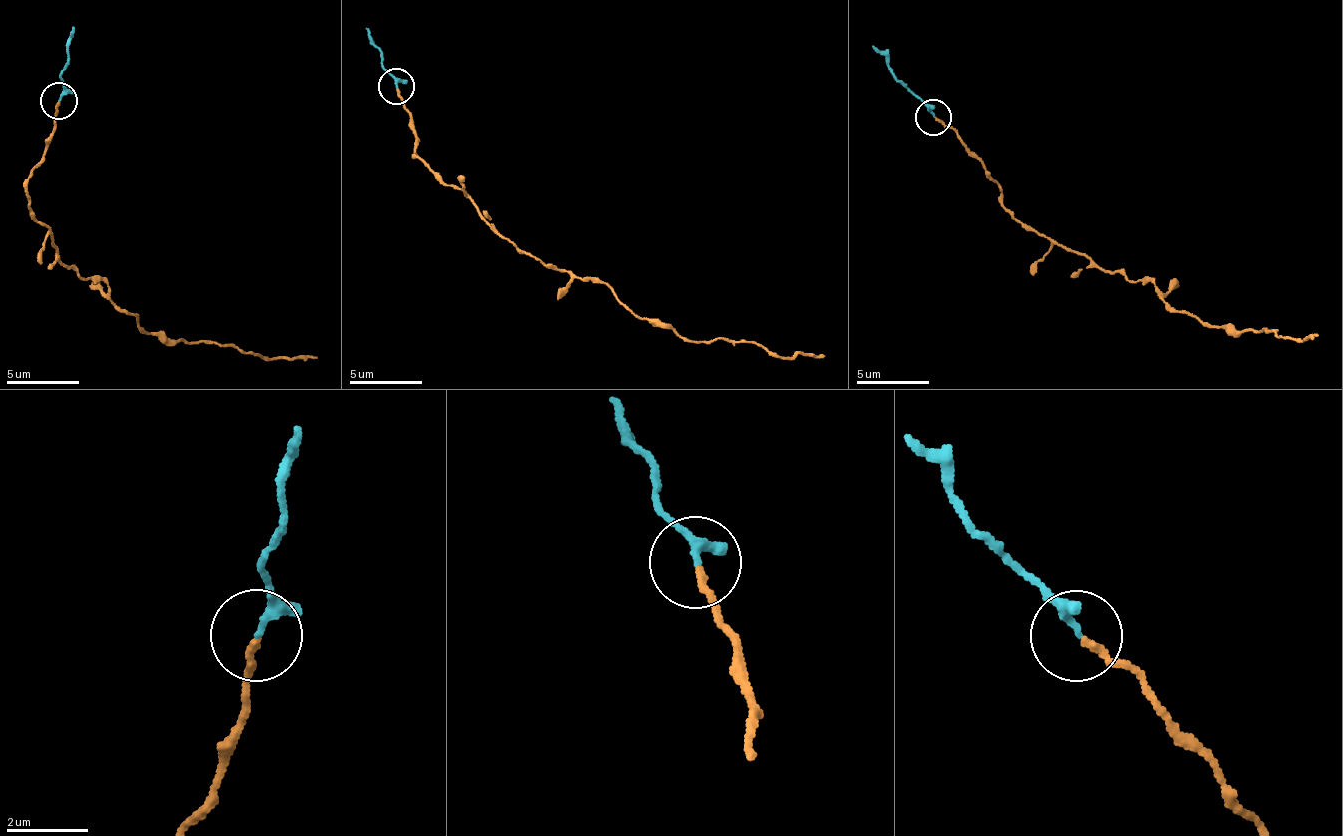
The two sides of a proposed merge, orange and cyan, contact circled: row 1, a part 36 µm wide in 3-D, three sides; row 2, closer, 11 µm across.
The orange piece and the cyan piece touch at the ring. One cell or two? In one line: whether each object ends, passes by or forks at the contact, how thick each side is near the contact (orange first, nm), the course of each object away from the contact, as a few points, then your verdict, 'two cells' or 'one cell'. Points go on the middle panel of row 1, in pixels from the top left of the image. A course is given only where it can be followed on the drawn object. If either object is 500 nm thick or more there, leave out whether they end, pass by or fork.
orange ends | cyan passes by | 170/160 nm | orange via (396, 87), (419, 142), (414, 155), (534, 257), (603, 282), (640, 318), (689, 340), (824, 353) | cyan via (396, 87), (366, 29) | one cell

